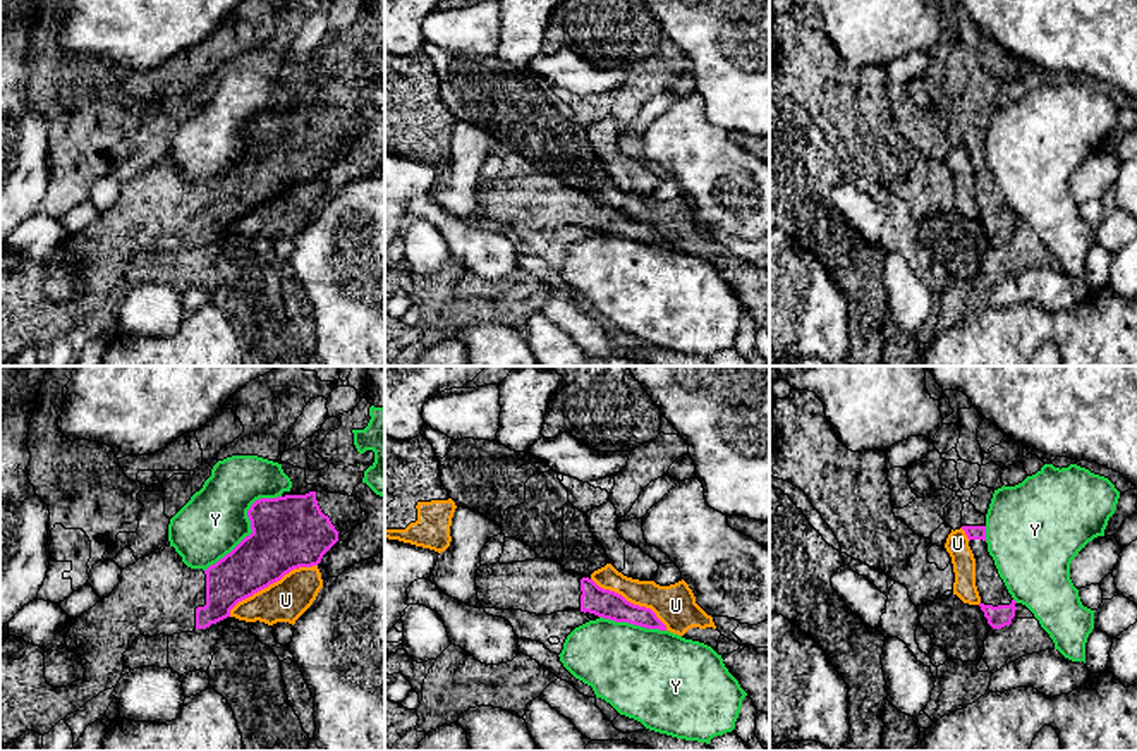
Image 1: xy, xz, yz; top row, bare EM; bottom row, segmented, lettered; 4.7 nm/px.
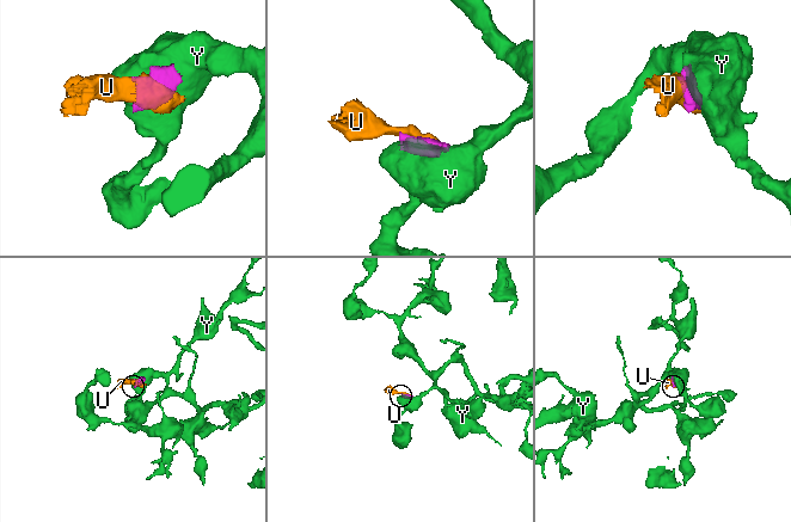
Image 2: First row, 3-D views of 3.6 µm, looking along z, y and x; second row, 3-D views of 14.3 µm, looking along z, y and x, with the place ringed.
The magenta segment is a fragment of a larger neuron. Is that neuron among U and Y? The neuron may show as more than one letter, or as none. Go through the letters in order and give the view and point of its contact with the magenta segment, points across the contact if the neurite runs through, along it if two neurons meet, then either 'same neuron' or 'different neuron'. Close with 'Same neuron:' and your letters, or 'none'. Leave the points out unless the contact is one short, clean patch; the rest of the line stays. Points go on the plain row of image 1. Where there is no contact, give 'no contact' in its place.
U: xy (270, 198) | different neuron
Y: xy (251, 143) | different neuron
Same neuron: none

